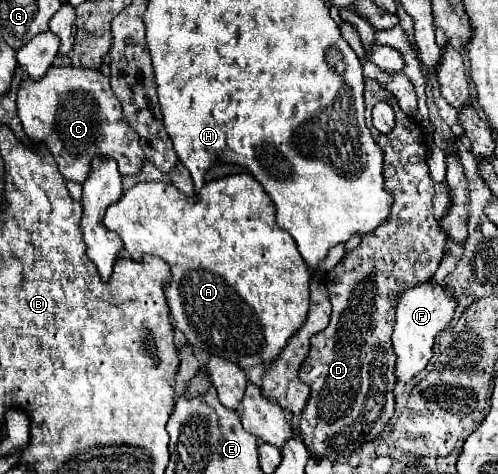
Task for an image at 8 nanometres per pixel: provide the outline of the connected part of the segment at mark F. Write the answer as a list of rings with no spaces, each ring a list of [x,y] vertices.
[[[424,282],[418,284],[402,294],[396,306],[396,324],[392,332],[392,348],[396,352],[396,370],[394,376],[398,382],[408,384],[420,370],[426,368],[426,364],[432,358],[432,346],[434,336],[448,326],[452,320],[452,314],[456,310],[456,302],[452,296],[448,296],[442,286]]]

